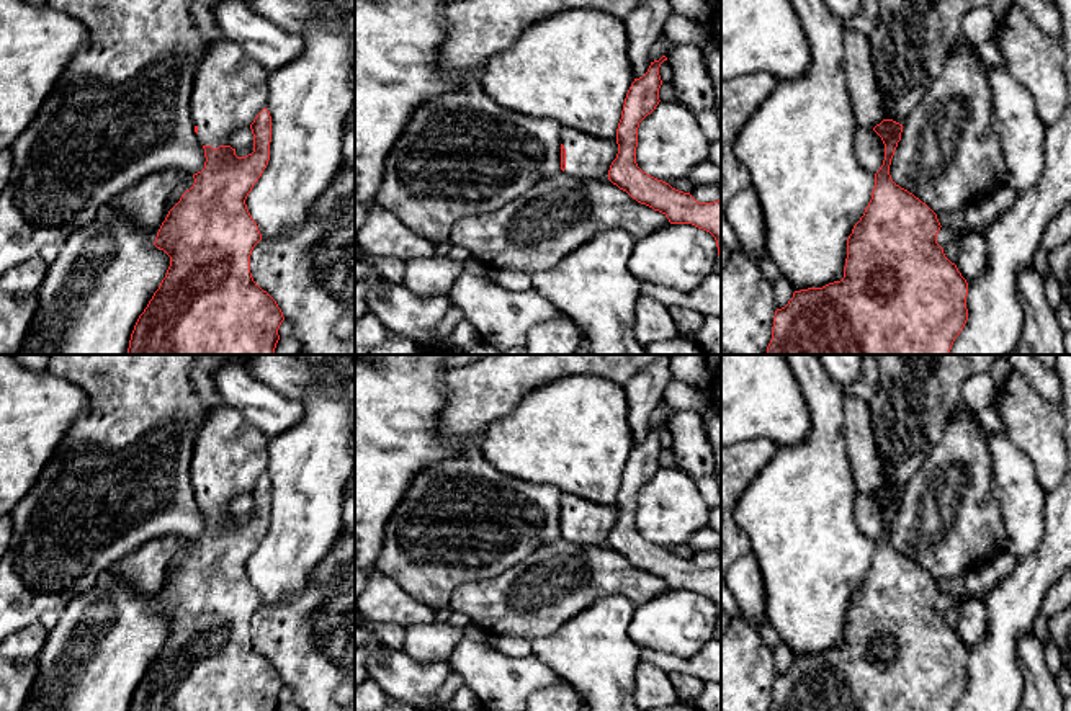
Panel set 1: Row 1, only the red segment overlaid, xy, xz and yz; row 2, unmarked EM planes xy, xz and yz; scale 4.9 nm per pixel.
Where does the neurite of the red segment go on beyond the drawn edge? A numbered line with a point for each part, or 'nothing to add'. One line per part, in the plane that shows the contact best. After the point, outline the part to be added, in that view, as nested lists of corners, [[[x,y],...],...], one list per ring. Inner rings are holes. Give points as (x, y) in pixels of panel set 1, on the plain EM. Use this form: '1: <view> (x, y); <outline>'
1: xz (586, 522); [[[561,492],[559,507],[566,515],[564,539],[572,544],[602,544],[618,520],[616,507],[598,505],[567,492]]]

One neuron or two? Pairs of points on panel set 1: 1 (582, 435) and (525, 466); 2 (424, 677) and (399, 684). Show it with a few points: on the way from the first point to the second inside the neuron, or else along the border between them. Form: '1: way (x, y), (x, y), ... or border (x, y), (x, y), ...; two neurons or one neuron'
1: way (568, 435), (555, 437), (540, 451); one neuron
2: way (417, 682), (406, 682); one neuron

